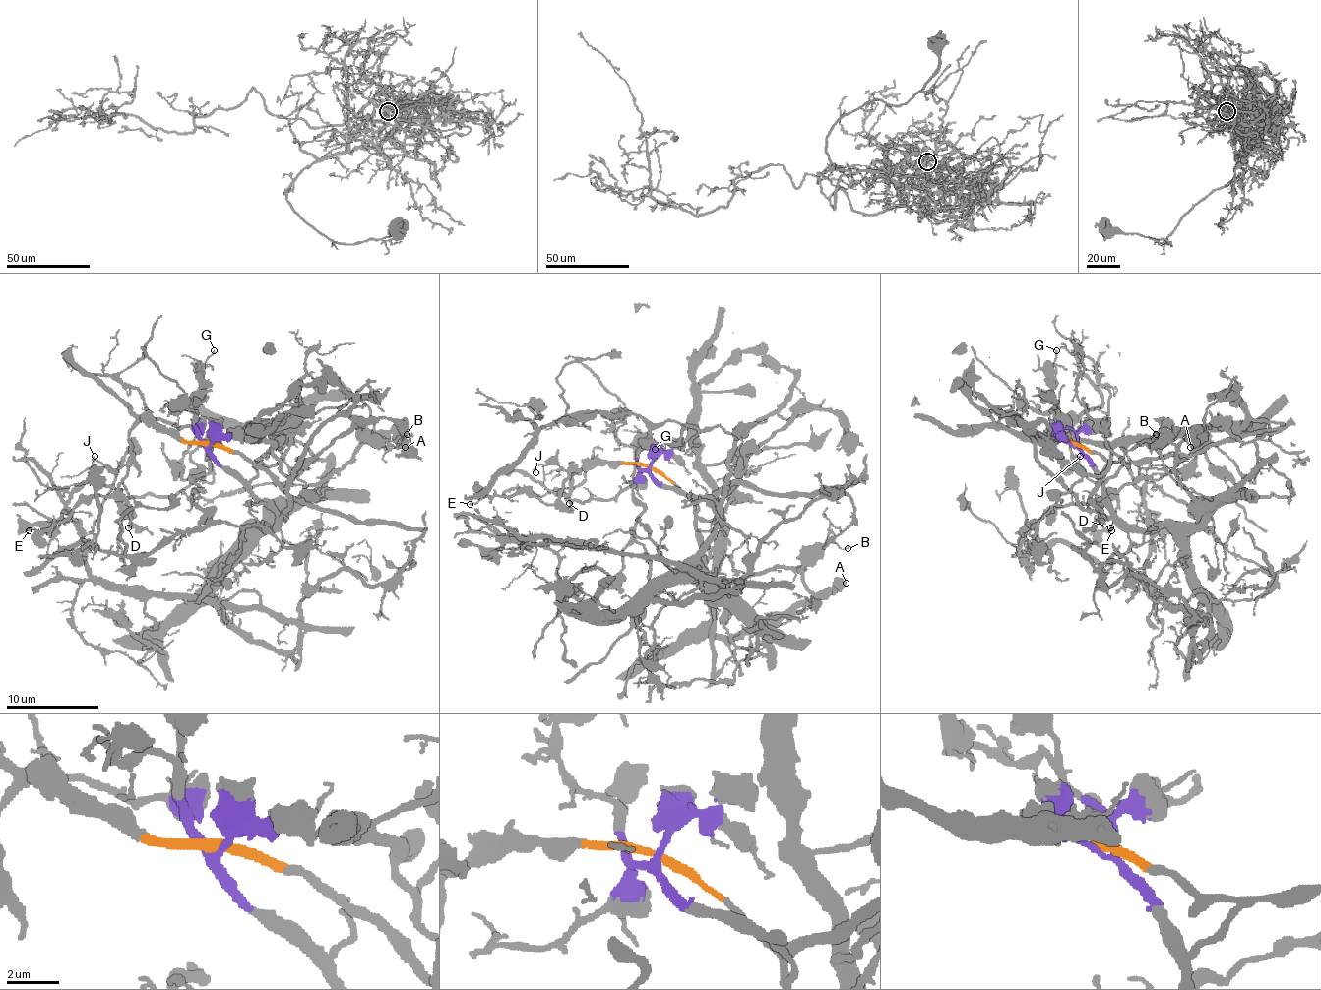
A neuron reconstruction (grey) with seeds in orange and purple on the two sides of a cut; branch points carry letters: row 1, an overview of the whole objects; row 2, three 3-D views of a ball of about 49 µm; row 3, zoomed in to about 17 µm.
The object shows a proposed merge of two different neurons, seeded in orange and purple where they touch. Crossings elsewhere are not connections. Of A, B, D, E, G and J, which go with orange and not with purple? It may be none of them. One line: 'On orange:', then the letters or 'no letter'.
On orange: D, E, J

